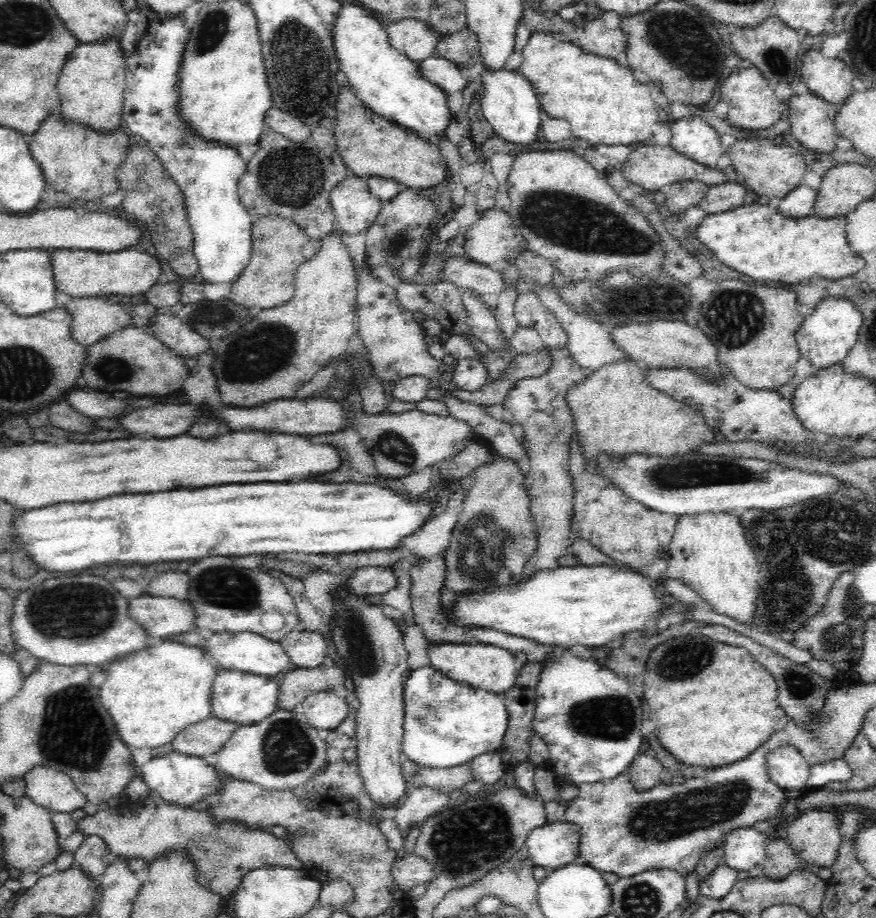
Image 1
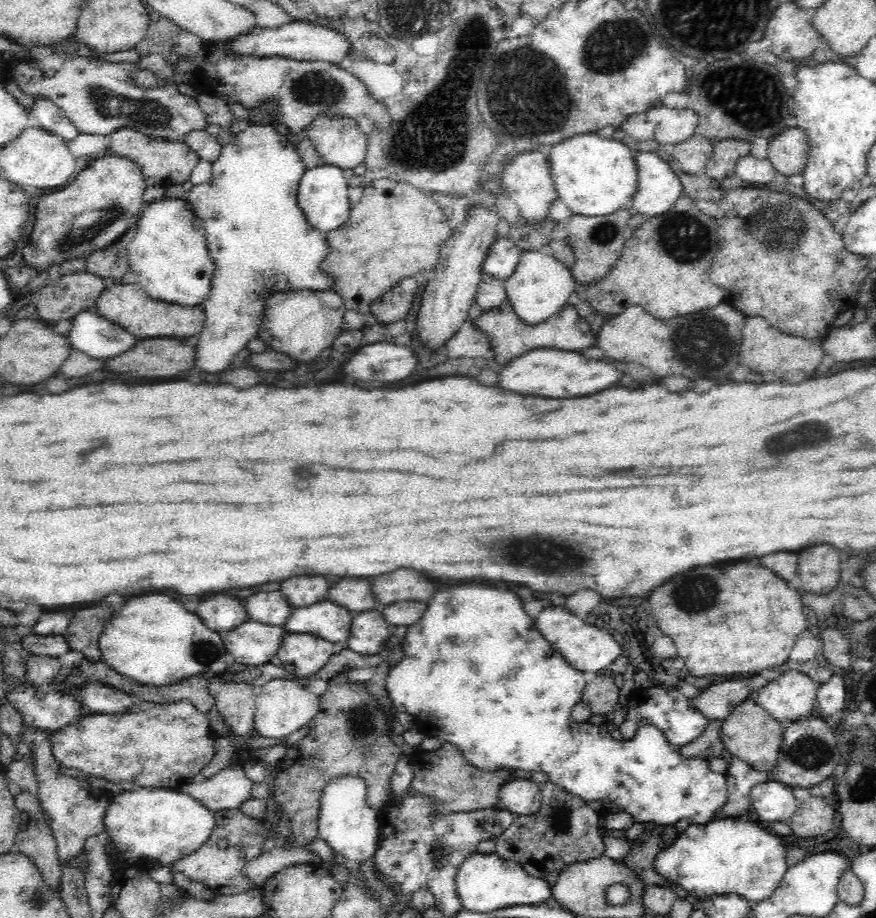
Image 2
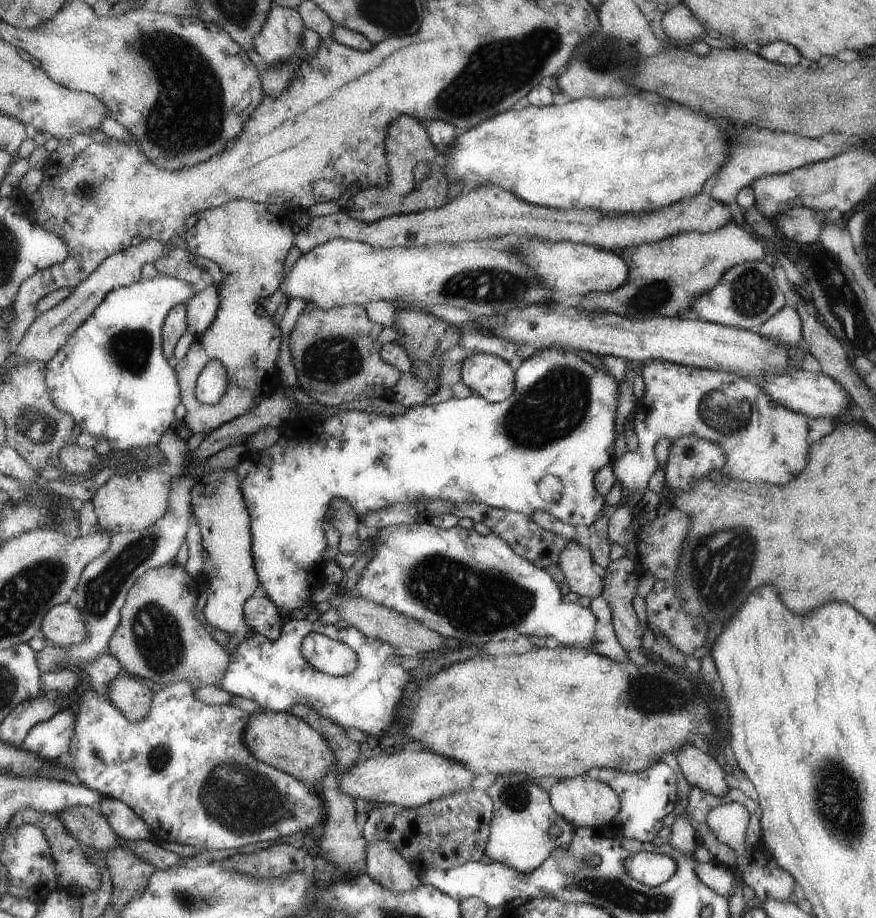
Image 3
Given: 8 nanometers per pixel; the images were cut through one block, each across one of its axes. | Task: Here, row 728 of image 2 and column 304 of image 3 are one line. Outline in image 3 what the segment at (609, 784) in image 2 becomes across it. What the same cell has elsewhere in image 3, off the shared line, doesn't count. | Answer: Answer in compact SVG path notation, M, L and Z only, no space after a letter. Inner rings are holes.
M551 345L548 349L536 350L532 356L521 362L516 370L515 392L498 403L487 402L485 398L472 394L464 399L457 399L453 396L447 401L429 406L424 404L411 406L407 413L402 416L385 417L374 413L347 411L329 415L324 417L323 420L317 416L292 418L293 422L285 420L285 424L281 424L281 436L278 437L273 446L261 451L249 450L238 464L239 478L241 478L240 488L245 490L245 502L249 502L249 518L253 518L253 522L251 522L252 561L255 563L259 586L263 589L265 596L269 597L277 606L283 621L290 620L291 617L288 613L293 608L304 609L301 607L301 602L305 602L309 598L311 588L322 584L324 566L333 560L335 554L339 551L337 531L327 517L329 502L333 497L345 499L354 510L358 522L360 522L361 517L364 517L364 514L393 503L429 502L441 499L442 501L454 503L482 502L487 506L520 512L529 516L541 511L545 515L549 514L549 516L571 526L583 525L588 527L605 511L603 497L596 490L595 472L599 472L604 466L611 464L613 440L615 440L615 406L617 406L617 382L609 376L609 373L603 367L600 369L593 367L578 357L571 349ZM545 476L555 476L559 480L559 484L563 486L561 494L553 502L545 502L537 491L539 480L545 478ZM309 633L302 640L301 654L321 673L342 677L352 673L358 665L356 651L341 641L317 633Z

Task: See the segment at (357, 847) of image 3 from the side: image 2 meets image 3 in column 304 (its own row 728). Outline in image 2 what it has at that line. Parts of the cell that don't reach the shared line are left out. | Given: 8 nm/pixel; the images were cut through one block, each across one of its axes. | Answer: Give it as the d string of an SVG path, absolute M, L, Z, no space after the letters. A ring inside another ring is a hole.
M722 719L711 720L698 738L686 746L679 747L679 753L687 759L699 758L706 761L710 756L722 758L724 746L721 739L721 726Z

